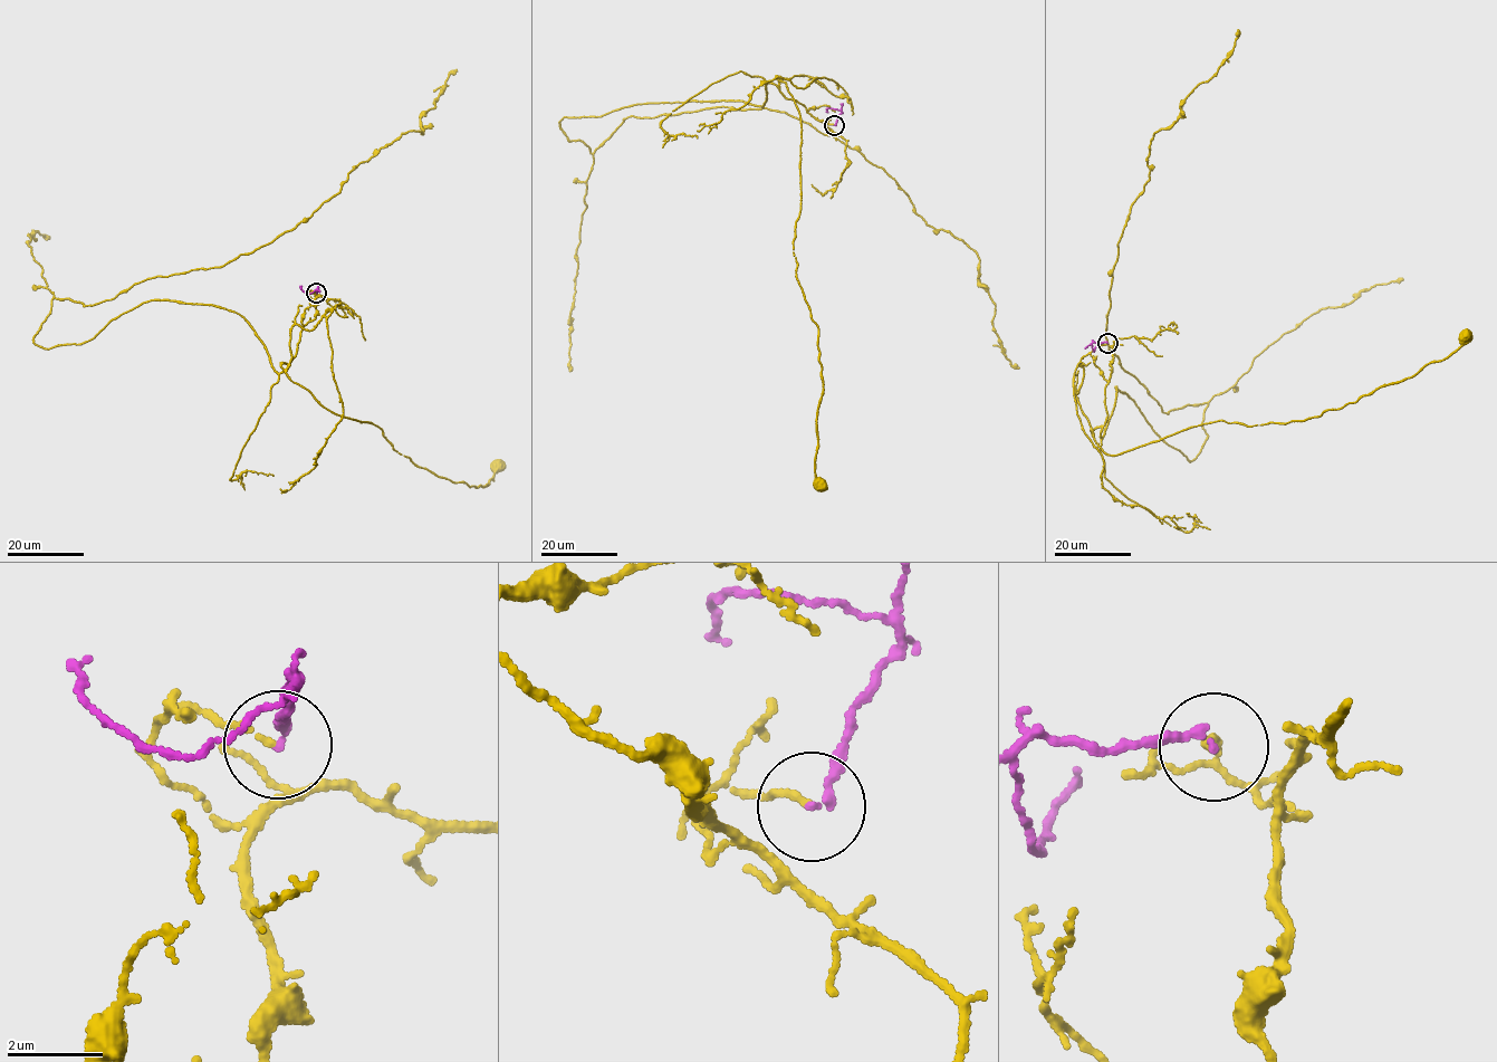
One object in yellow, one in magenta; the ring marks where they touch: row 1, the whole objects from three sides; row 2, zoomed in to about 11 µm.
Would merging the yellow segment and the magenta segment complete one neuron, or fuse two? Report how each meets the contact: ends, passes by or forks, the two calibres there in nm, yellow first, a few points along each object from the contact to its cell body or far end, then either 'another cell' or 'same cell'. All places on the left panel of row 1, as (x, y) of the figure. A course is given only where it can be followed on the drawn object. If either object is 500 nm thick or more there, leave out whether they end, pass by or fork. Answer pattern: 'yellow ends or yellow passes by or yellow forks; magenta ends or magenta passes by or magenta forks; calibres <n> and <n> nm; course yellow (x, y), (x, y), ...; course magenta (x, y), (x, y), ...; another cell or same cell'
yellow ends; magenta ends; calibres 130 and 170 nm; course yellow (316, 293), (287, 376), (435, 475), (483, 487), (498, 467); course magenta (316, 293), (318, 288), (306, 294), (300, 286); another cell

